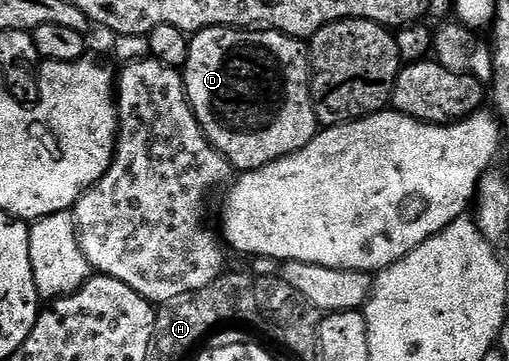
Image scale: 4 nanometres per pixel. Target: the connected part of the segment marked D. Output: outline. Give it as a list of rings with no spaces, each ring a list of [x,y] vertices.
[[[248,27],[203,29],[189,40],[189,59],[183,64],[183,86],[187,101],[212,147],[230,163],[232,170],[260,169],[290,153],[296,153],[315,138],[320,128],[311,102],[309,53],[297,37],[286,37],[275,29]]]

